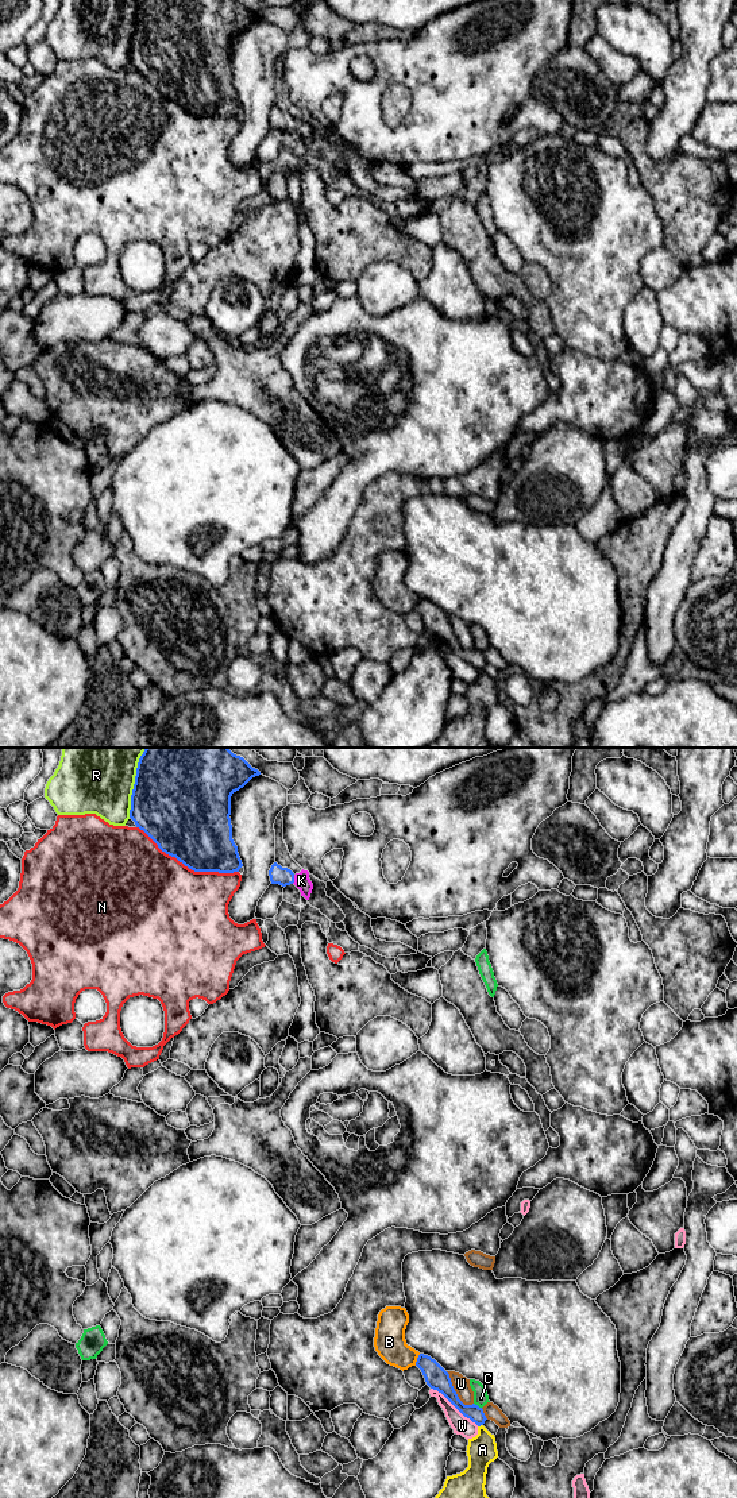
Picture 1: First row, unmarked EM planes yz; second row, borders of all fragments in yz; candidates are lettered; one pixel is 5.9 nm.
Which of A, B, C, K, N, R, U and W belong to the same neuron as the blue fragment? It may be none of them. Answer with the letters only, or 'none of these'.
K

